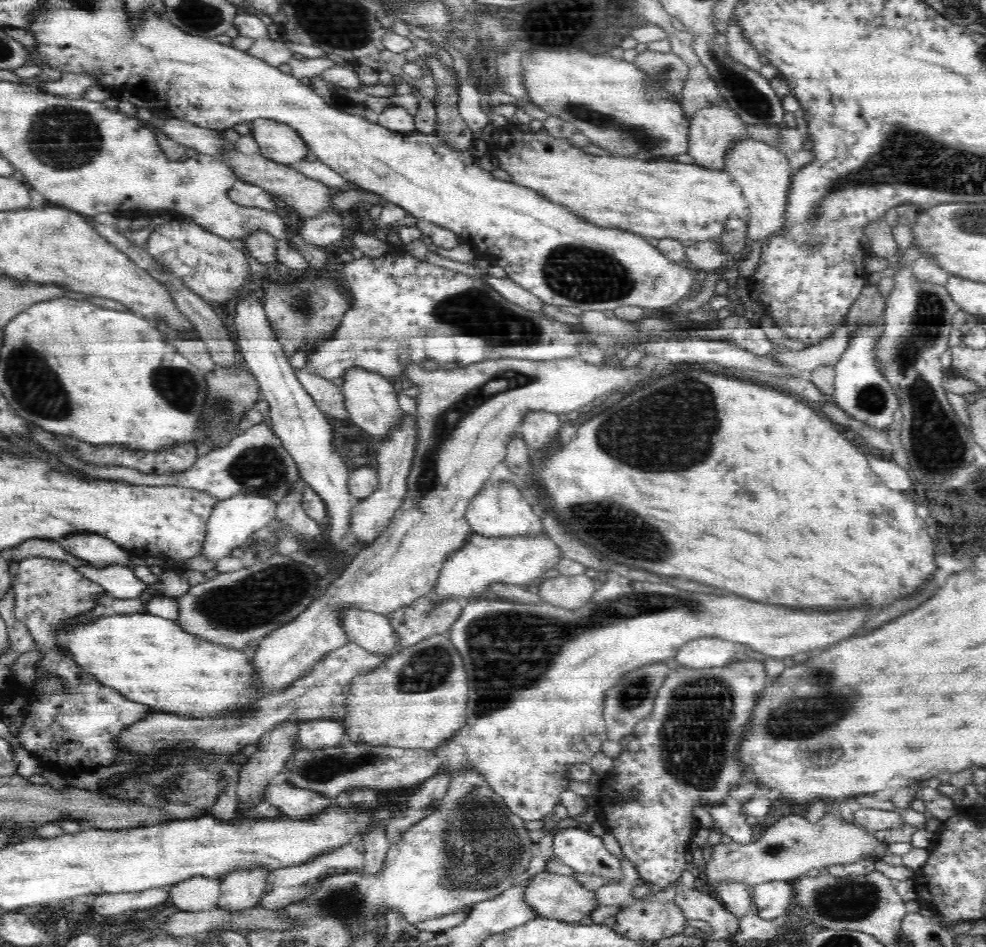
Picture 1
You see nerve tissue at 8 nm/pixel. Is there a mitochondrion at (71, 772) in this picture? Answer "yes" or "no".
no

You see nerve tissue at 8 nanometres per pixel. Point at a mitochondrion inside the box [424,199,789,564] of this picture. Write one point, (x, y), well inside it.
(670, 430)

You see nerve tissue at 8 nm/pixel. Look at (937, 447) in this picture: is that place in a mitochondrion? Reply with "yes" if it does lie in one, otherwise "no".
yes

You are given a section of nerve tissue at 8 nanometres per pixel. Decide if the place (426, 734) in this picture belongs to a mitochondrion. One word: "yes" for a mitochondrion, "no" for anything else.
no

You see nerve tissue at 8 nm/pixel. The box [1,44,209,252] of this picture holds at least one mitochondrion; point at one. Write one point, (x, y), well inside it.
(61, 138)

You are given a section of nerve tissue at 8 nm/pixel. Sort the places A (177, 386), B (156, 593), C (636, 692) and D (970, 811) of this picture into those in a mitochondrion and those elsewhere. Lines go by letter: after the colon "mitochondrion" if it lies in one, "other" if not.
A: mitochondrion
B: other
C: mitochondrion
D: other

